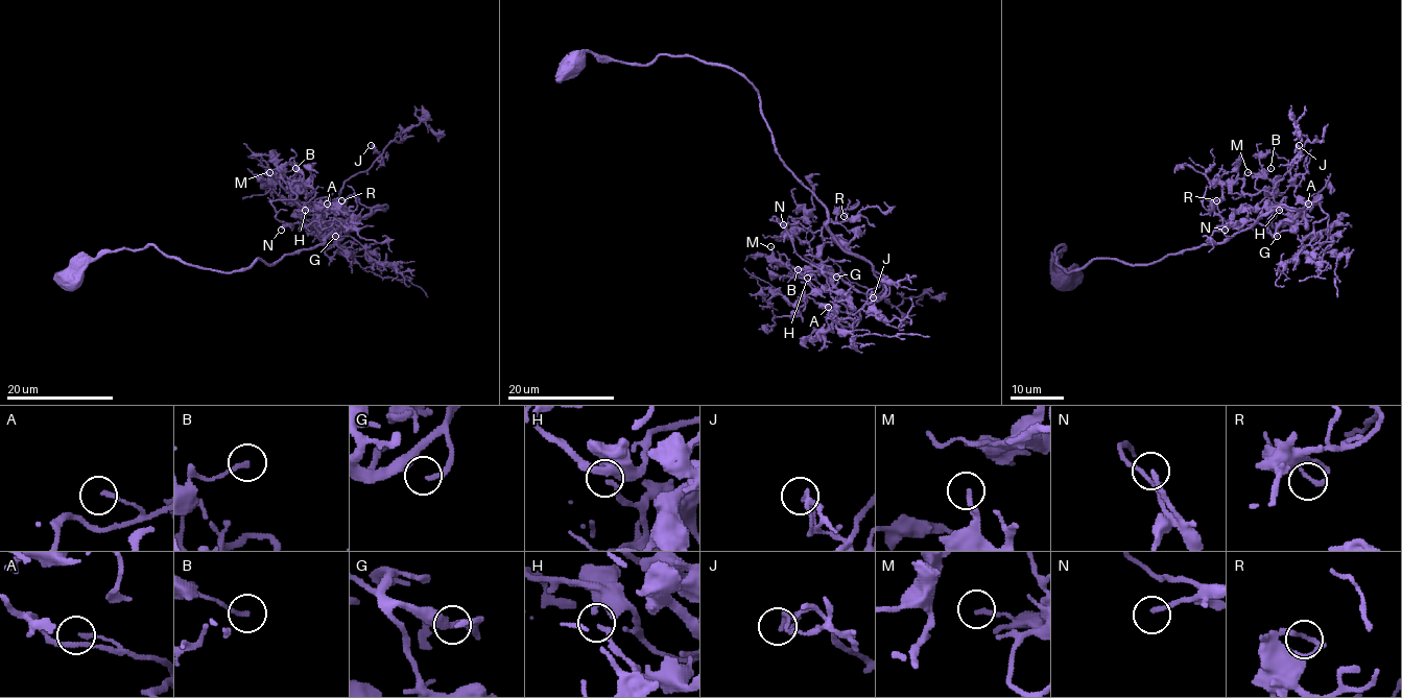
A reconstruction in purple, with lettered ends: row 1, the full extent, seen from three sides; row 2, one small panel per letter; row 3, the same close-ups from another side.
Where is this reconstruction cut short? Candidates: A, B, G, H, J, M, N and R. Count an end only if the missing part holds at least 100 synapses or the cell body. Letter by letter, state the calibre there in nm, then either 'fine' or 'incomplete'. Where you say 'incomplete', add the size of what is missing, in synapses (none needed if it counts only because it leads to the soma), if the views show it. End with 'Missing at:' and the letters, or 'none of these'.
A: 150 nm | fine
B: 160 nm | fine
G: 180 nm | incomplete | 140 syn
H: 130 nm | fine
J: 120 nm | fine
M: 170 nm | fine
N: 170 nm | fine
R: 180 nm | fine
Missing at: G

